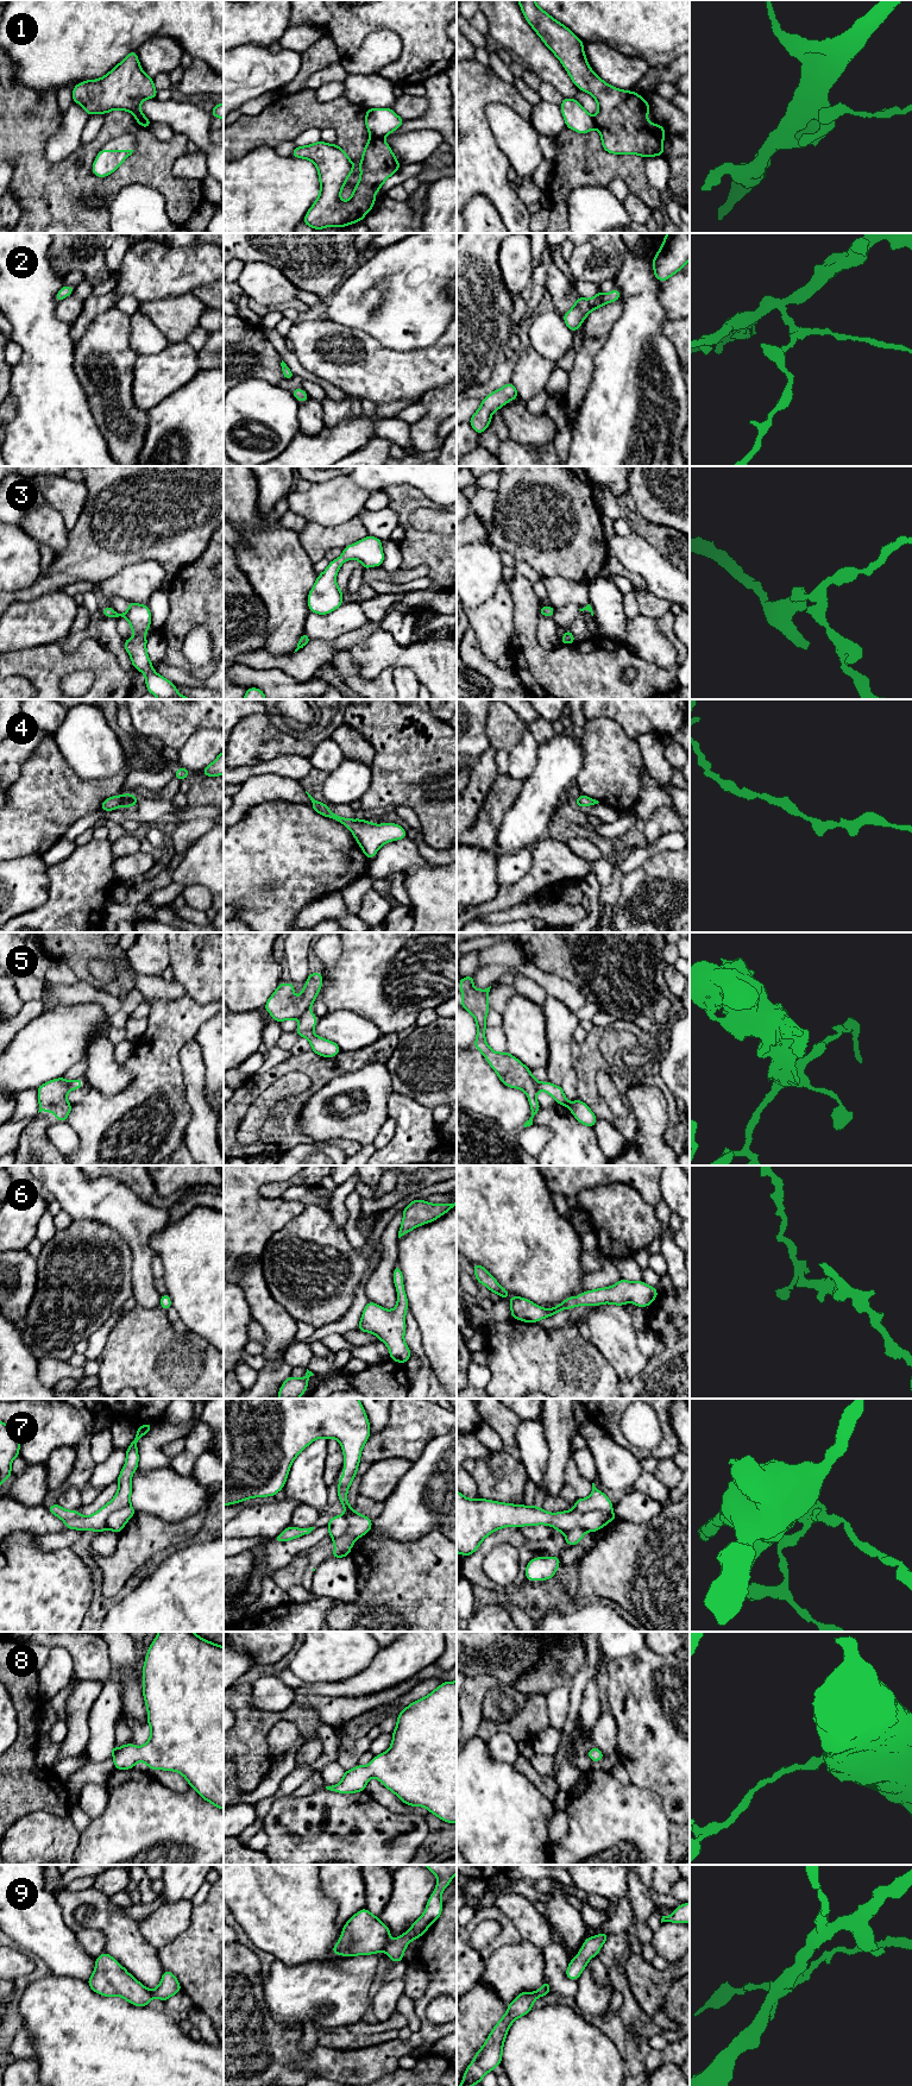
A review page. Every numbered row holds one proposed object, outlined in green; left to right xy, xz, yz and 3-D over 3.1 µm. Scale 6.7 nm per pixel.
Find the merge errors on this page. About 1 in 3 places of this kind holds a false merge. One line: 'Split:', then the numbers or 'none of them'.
Split: 1, 5, 7, 9

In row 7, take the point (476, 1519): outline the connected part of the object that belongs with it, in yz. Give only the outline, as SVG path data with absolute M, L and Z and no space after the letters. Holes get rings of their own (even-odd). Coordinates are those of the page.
M457 1490L457 1553L468 1557L489 1534L509 1526L547 1525L566 1534L578 1527L585 1532L596 1532L616 1518L611 1509L548 1513L536 1506L472 1500Z

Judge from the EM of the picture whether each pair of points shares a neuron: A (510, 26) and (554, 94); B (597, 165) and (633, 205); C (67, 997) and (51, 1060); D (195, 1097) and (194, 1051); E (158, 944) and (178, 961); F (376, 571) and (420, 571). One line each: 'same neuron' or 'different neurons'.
A: different neurons
B: different neurons
C: different neurons
D: same neuron
E: different neurons
F: same neuron

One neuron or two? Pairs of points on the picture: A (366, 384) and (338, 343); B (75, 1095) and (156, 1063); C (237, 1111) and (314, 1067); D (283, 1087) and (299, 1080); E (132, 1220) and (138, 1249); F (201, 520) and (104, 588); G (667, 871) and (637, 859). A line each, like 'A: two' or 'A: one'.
A: one
B: two
C: one
D: one
E: one
F: two
G: two

